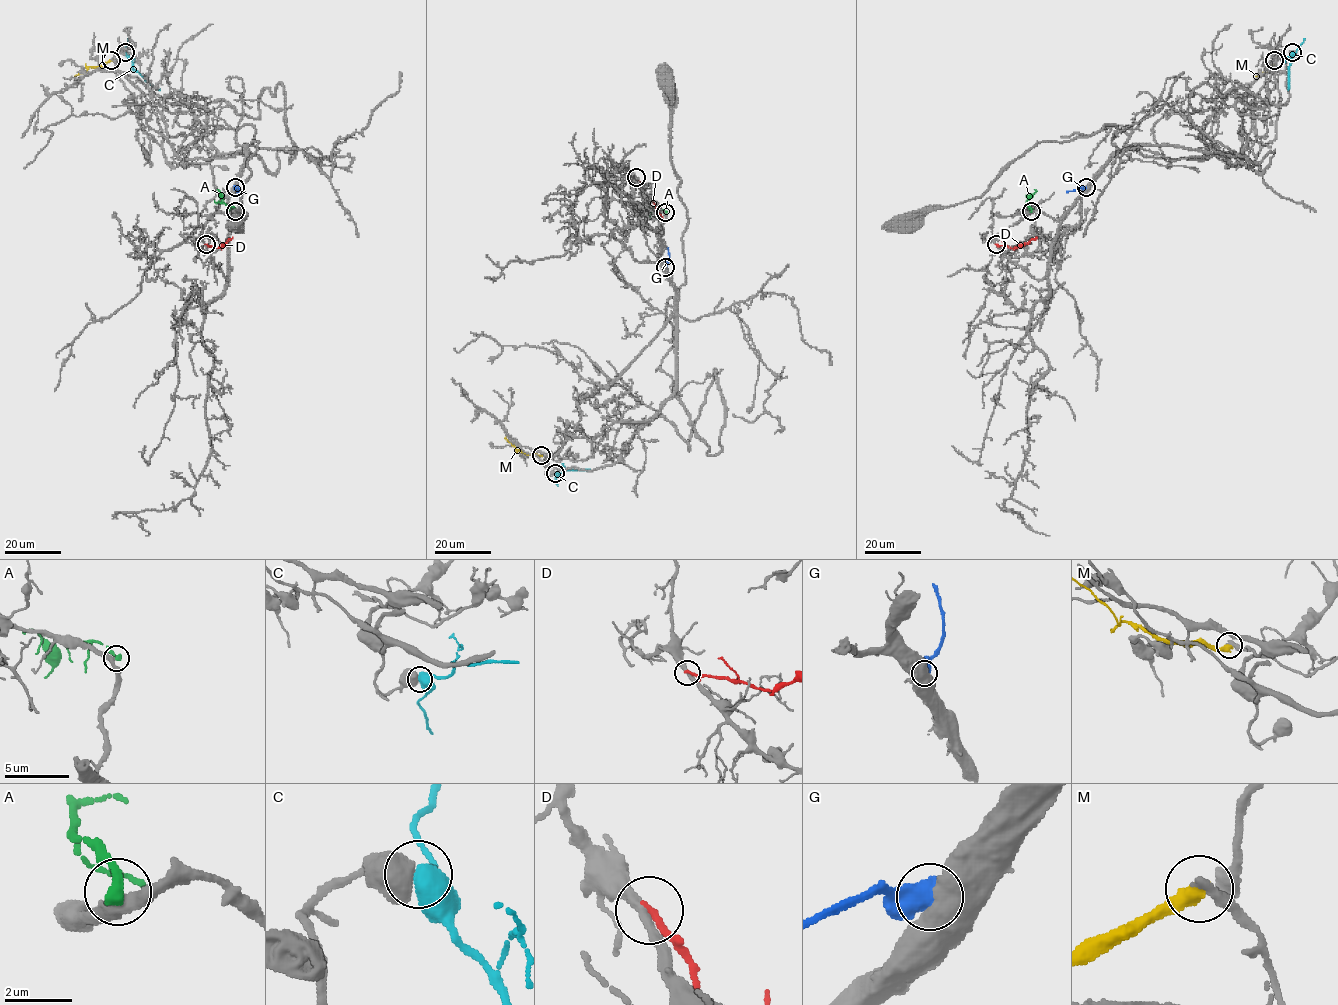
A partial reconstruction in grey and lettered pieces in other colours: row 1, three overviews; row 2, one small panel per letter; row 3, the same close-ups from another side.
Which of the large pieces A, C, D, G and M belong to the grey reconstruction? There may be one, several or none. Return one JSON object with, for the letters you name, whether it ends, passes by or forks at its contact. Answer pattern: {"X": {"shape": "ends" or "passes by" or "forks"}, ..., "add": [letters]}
{"C": {"shape": "ends"}, "add": ["C"]}

